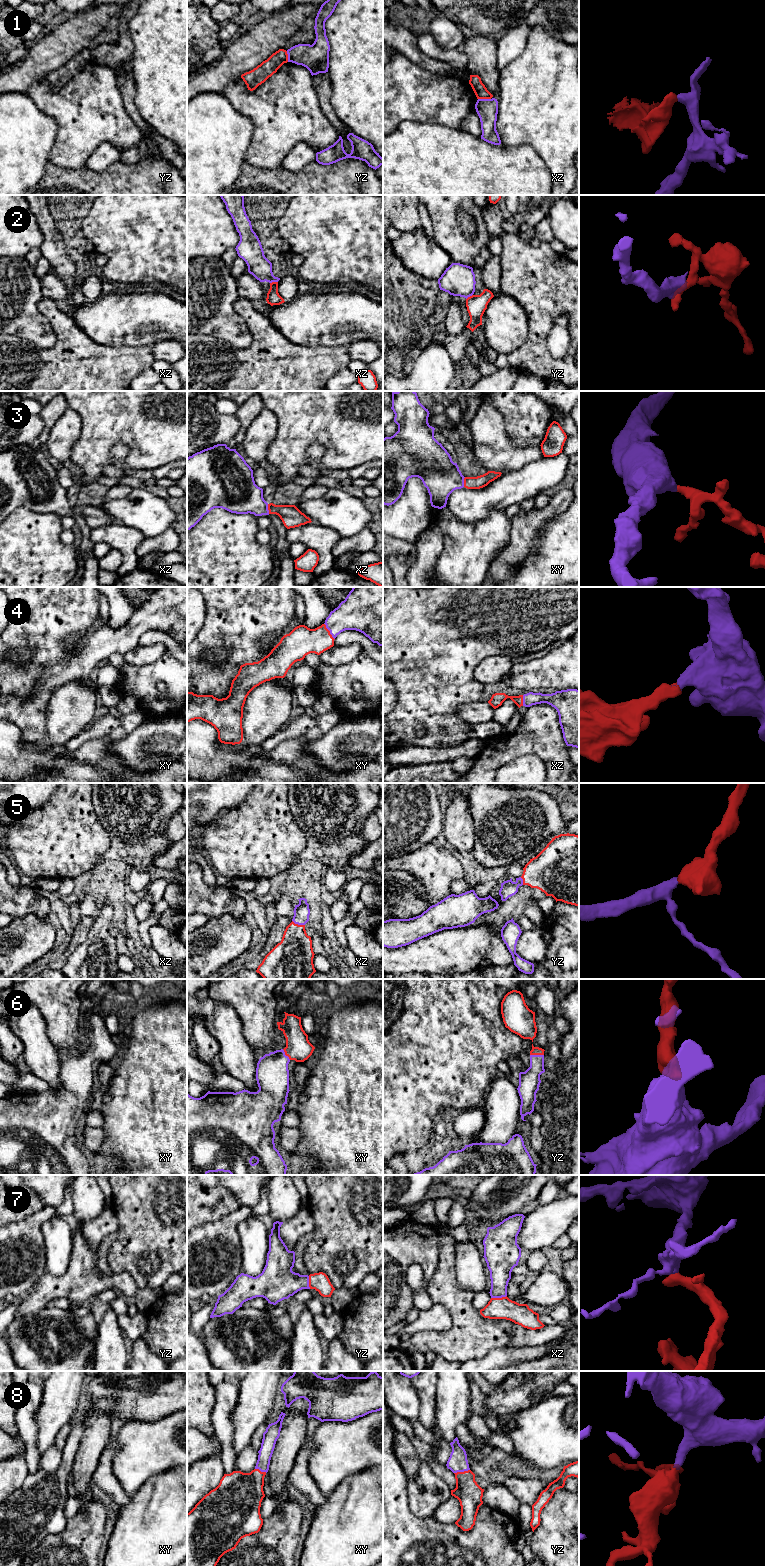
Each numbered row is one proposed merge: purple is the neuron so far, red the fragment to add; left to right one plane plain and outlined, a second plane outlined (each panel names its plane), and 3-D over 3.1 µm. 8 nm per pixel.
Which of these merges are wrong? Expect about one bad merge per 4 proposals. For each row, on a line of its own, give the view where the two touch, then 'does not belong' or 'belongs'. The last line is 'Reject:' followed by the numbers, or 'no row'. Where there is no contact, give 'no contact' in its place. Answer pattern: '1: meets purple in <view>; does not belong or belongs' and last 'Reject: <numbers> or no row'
1: meets purple in xz; does not belong
2: meets purple in xz; does not belong
3: meets purple in xz; belongs
4: meets purple in xy; belongs
5: meets purple in xz; belongs
6: meets purple in yz; belongs
7: meets purple in xz; belongs
8: meets purple in yz; belongs
Reject: 1, 2

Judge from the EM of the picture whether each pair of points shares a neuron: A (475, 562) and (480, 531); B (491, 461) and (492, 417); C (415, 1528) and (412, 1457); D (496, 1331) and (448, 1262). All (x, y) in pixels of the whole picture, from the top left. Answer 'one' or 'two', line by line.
A: one
B: one
C: two
D: one

